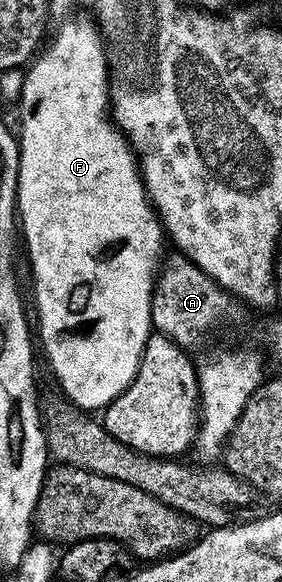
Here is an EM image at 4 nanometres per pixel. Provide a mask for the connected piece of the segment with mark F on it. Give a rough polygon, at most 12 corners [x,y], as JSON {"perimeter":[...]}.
{"perimeter":[[95,20],[20,92],[16,207],[59,392],[136,378],[166,234]]}

